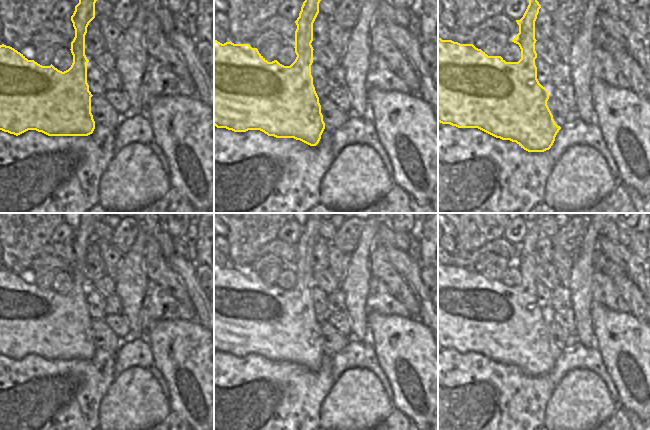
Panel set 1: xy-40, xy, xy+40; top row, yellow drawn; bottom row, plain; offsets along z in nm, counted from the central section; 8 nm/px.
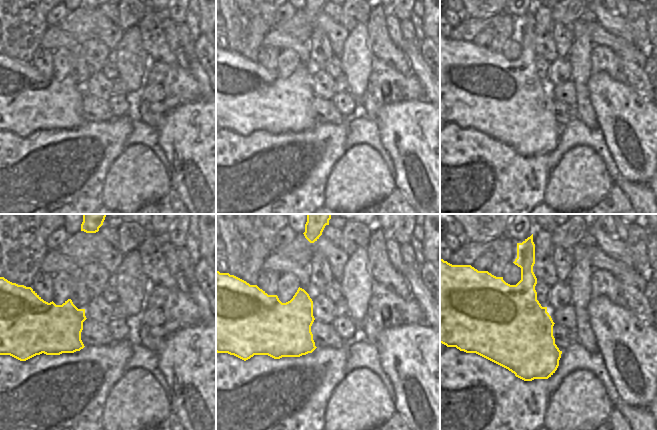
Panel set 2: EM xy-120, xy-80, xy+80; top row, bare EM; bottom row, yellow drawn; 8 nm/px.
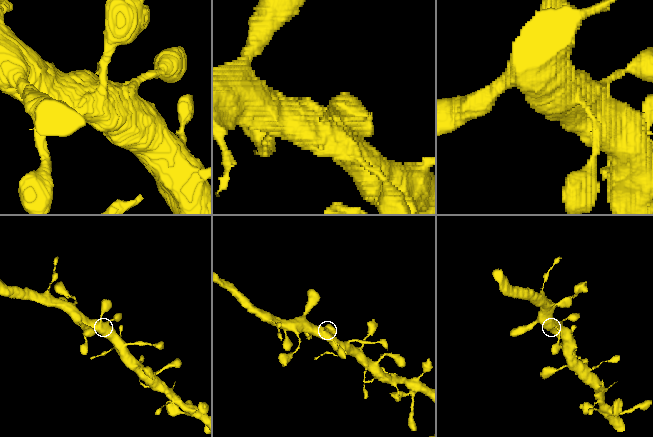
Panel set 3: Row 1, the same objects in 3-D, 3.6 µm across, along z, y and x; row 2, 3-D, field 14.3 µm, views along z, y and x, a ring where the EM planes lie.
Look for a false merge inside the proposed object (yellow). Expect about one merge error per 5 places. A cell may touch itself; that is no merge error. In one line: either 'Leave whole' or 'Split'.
Leave whole.

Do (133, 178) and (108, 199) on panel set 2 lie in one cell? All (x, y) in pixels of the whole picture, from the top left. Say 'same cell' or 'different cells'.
same cell

